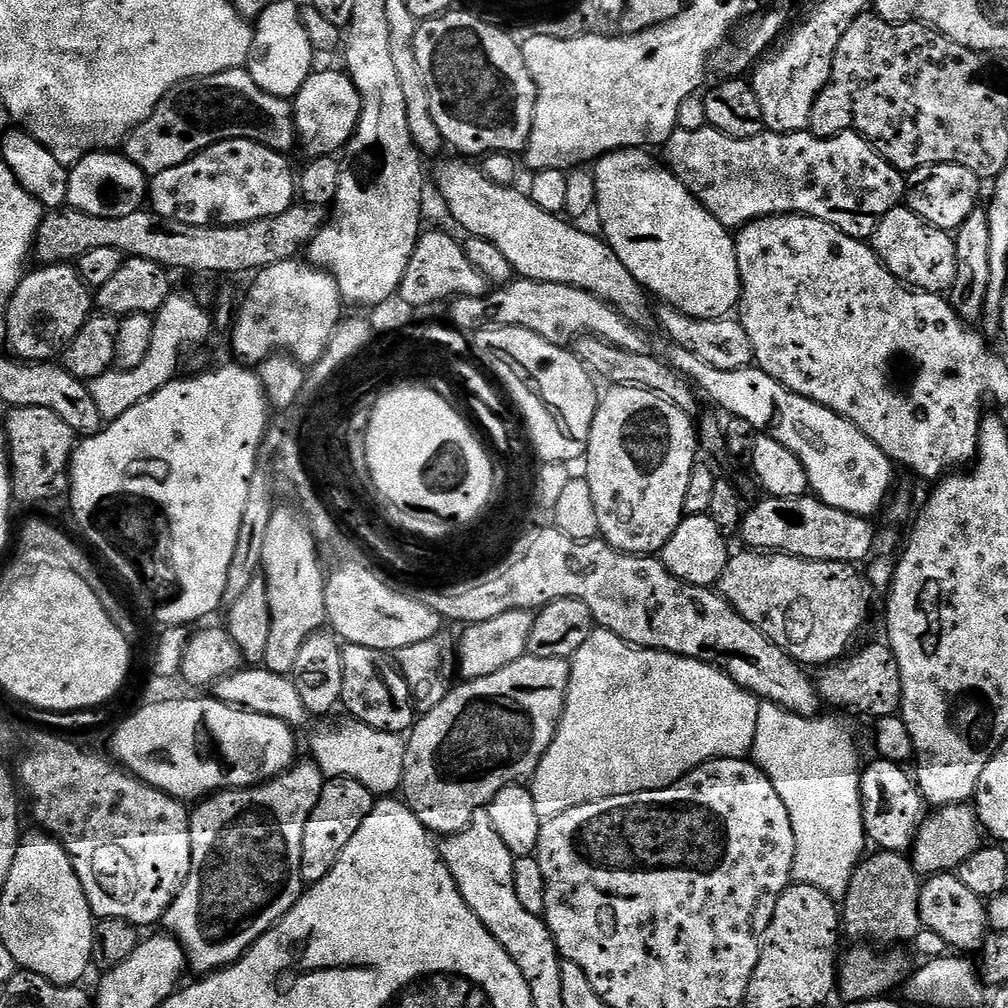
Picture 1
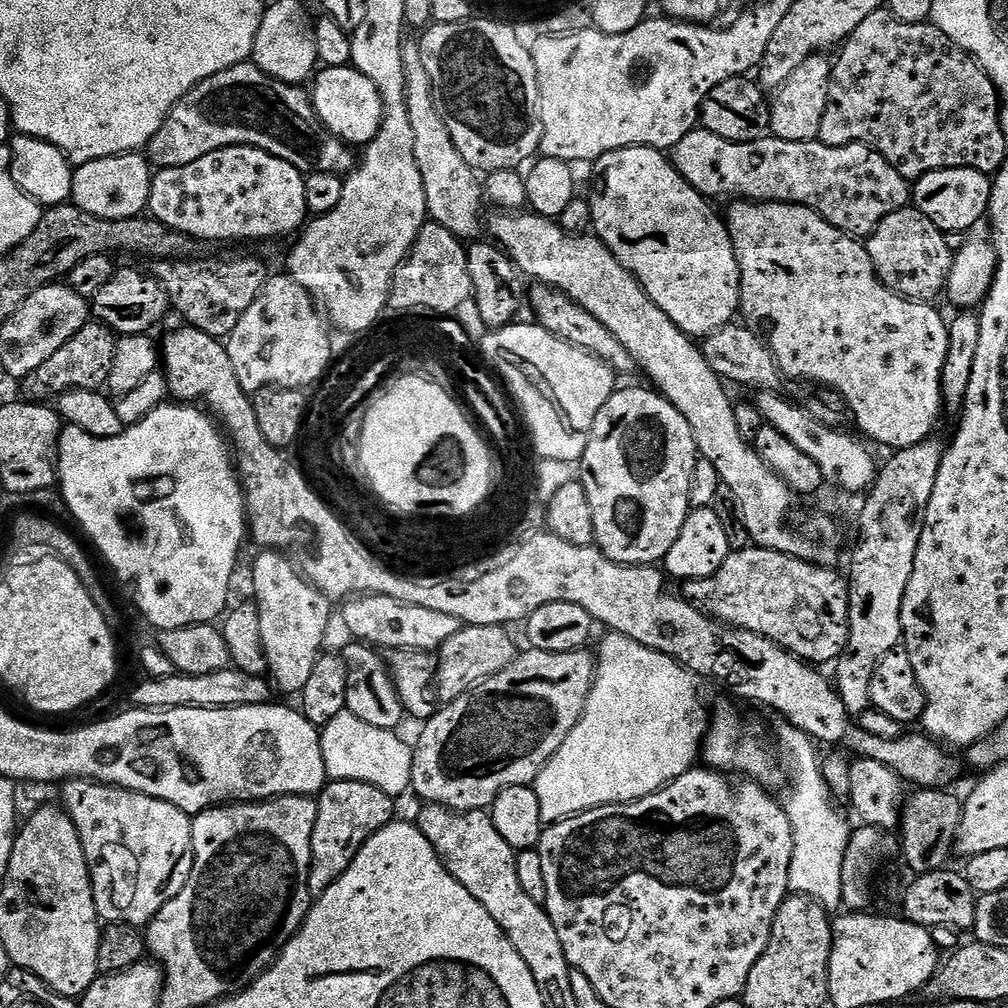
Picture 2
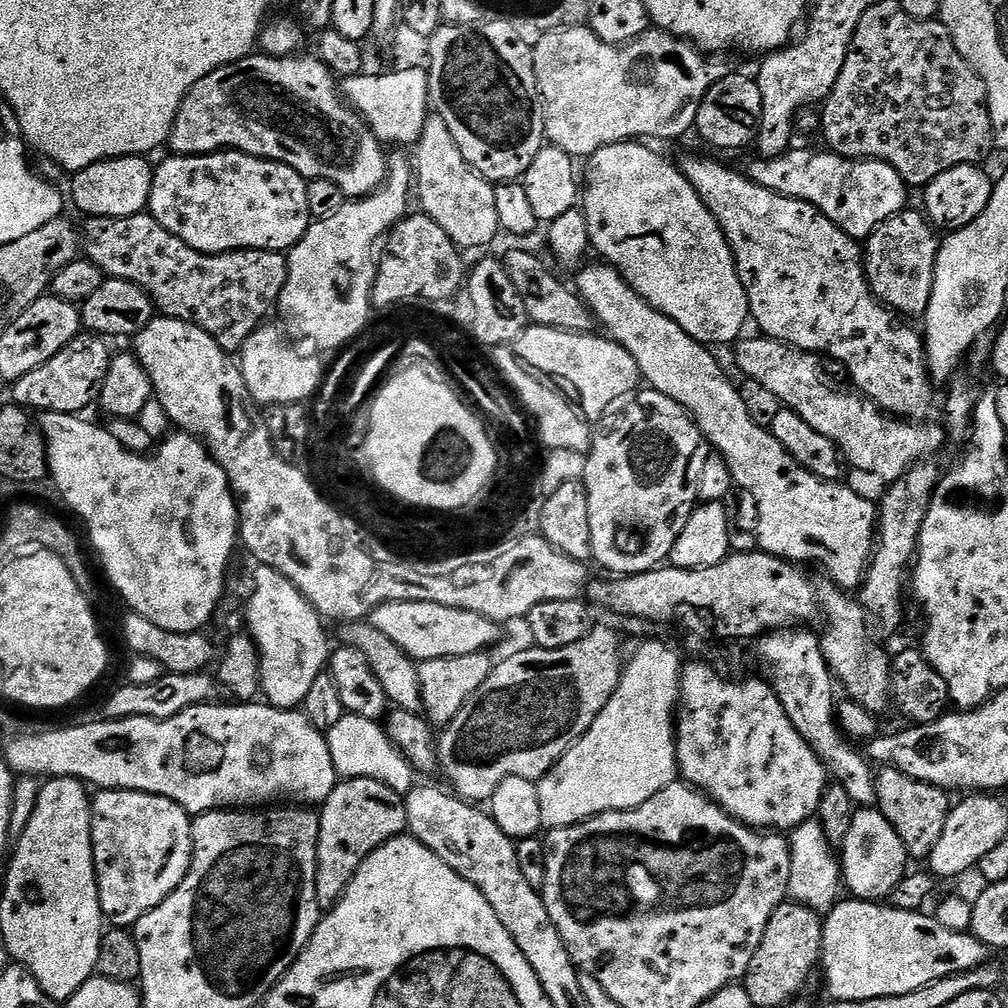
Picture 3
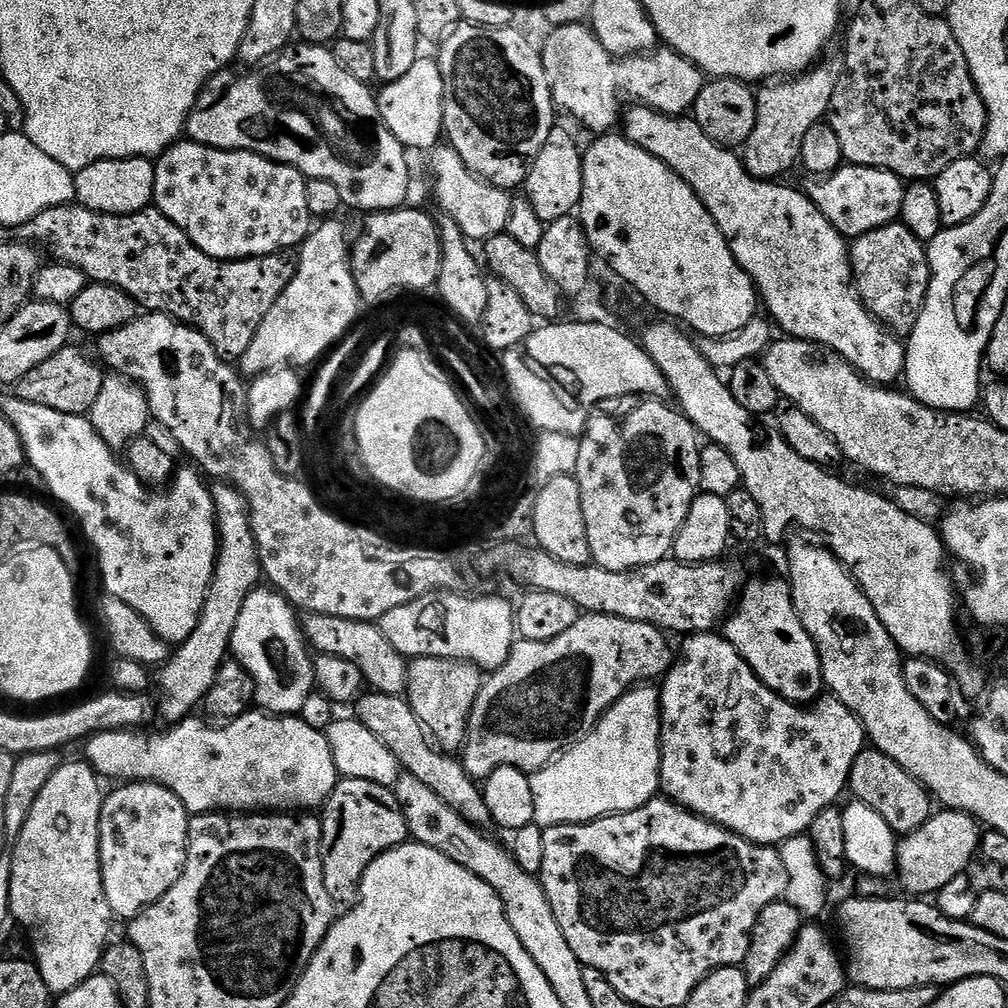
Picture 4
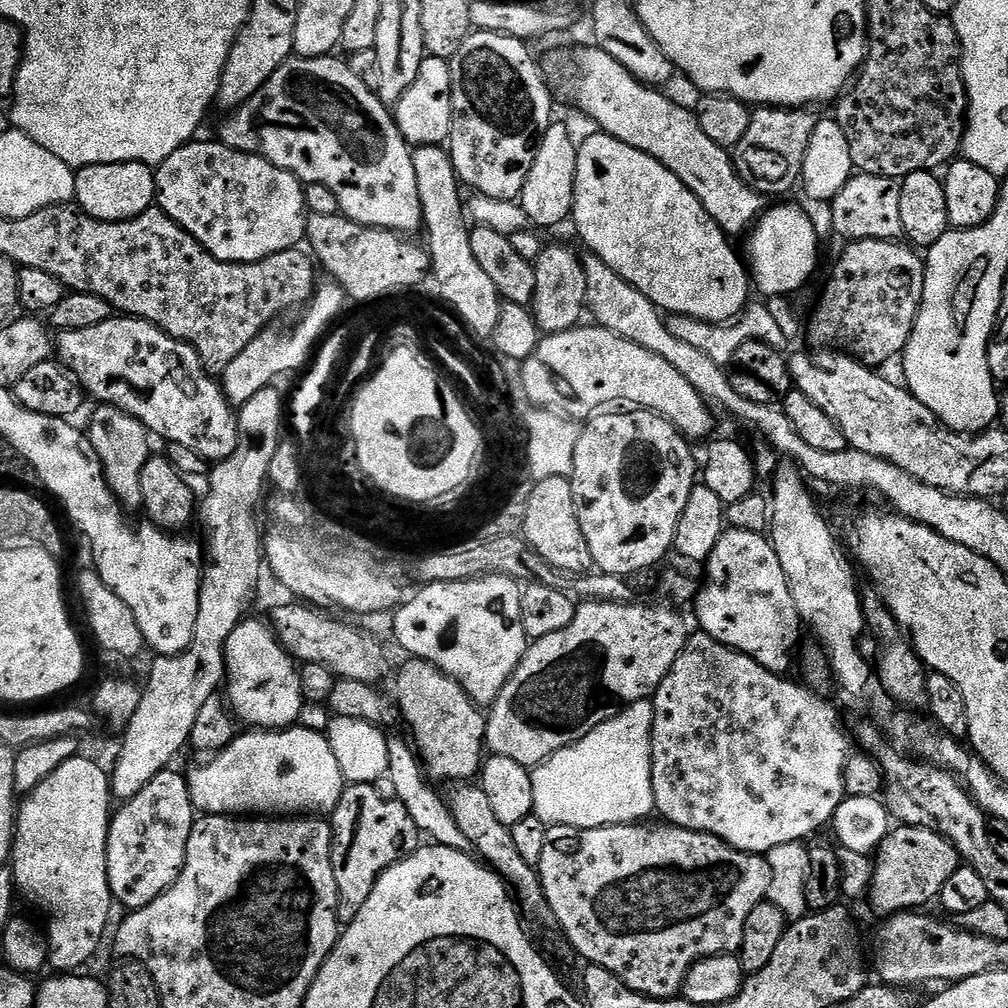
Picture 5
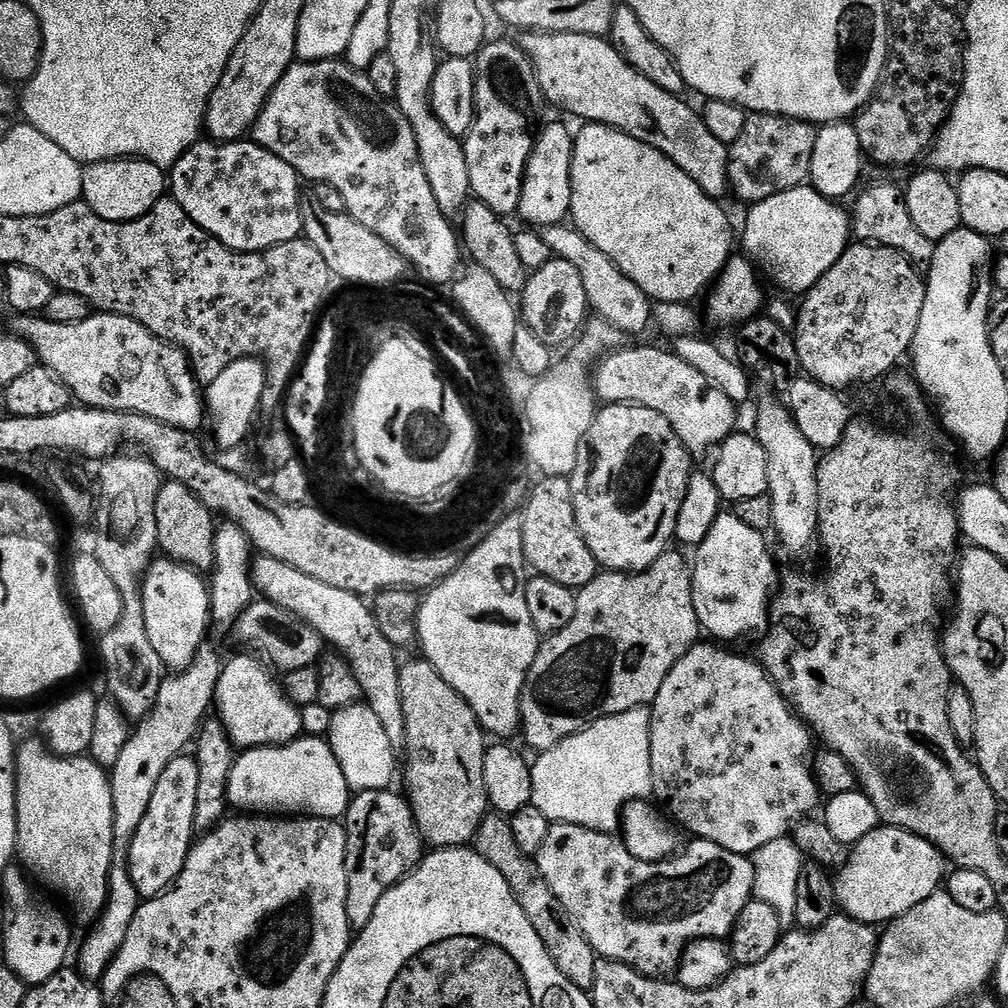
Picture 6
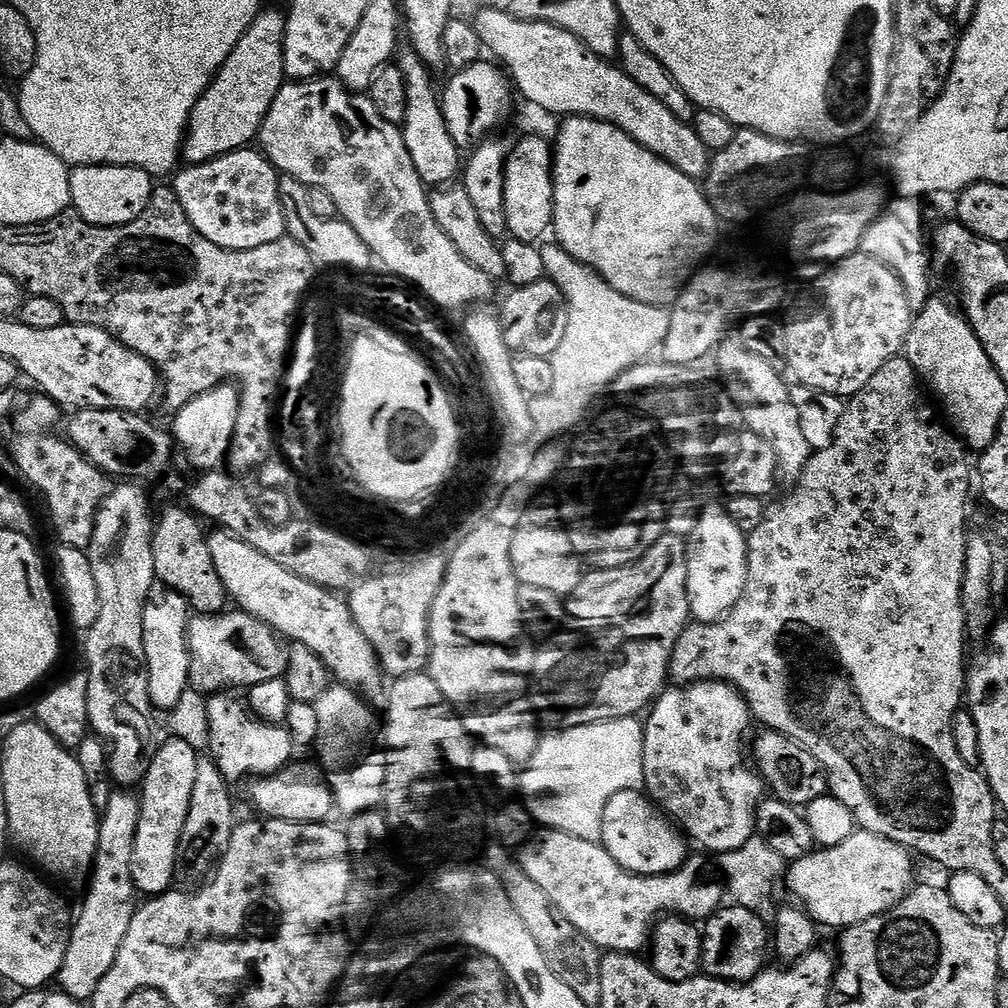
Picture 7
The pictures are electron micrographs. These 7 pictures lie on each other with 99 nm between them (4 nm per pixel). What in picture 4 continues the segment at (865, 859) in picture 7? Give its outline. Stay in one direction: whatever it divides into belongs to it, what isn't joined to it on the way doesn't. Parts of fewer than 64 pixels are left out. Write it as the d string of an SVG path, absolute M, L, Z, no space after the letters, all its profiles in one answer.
M940 810L932 815L917 832L909 832L898 844L898 877L905 893L916 898L938 894L954 878L965 875L972 855L977 855L982 828L967 812Z

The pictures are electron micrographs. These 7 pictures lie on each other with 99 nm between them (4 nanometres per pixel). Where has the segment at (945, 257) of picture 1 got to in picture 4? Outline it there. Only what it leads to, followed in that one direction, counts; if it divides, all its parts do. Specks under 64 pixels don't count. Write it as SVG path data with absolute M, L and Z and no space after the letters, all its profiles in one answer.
M897 222L855 237L850 244L850 255L854 287L864 309L876 317L883 327L897 334L911 334L928 296L928 283L931 282L926 244L904 223Z

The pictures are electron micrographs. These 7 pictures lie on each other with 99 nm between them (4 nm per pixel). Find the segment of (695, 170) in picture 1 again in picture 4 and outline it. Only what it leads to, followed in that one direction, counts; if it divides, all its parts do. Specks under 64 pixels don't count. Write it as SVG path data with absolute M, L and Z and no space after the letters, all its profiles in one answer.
M845 163L823 178L812 178L808 181L806 195L845 238L873 232L901 219L906 184L892 172Z

